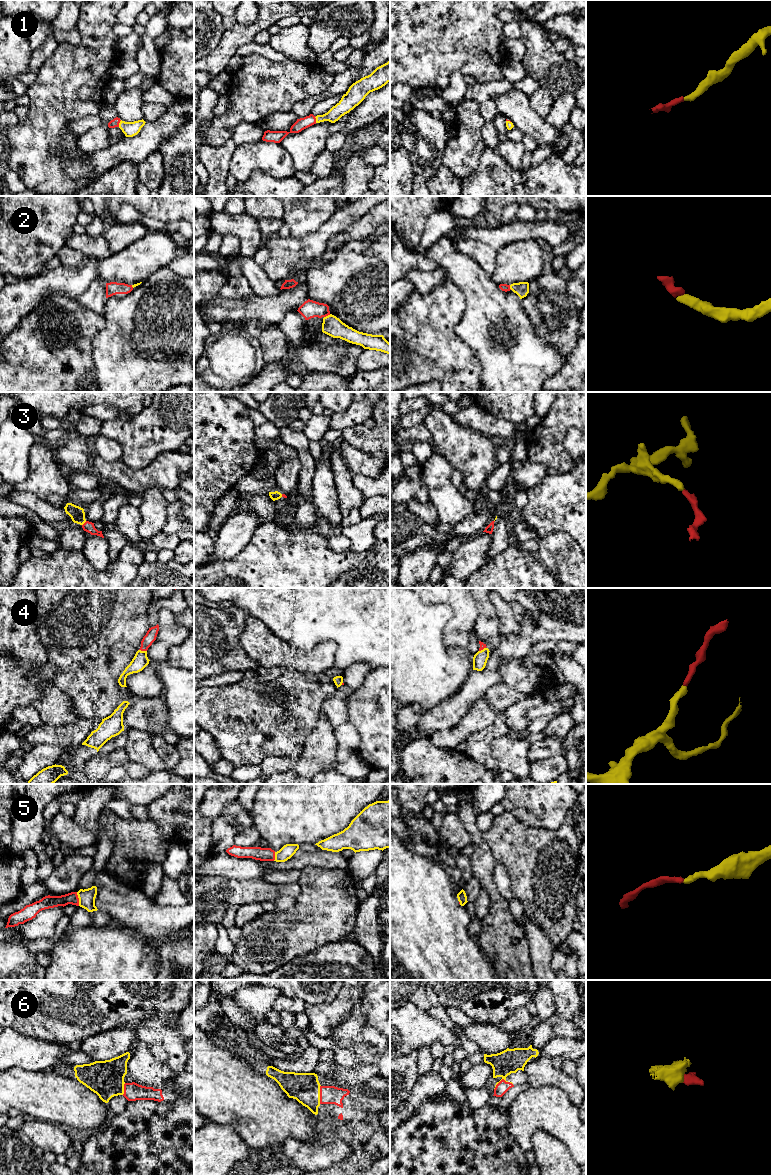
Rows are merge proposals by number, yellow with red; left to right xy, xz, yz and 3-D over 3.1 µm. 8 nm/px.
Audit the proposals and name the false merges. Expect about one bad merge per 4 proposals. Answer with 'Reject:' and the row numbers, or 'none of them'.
Reject: none of them

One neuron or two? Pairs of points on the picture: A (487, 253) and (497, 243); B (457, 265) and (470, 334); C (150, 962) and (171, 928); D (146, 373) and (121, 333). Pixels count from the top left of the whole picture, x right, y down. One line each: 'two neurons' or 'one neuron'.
A: two neurons
B: one neuron
C: two neurons
D: one neuron

